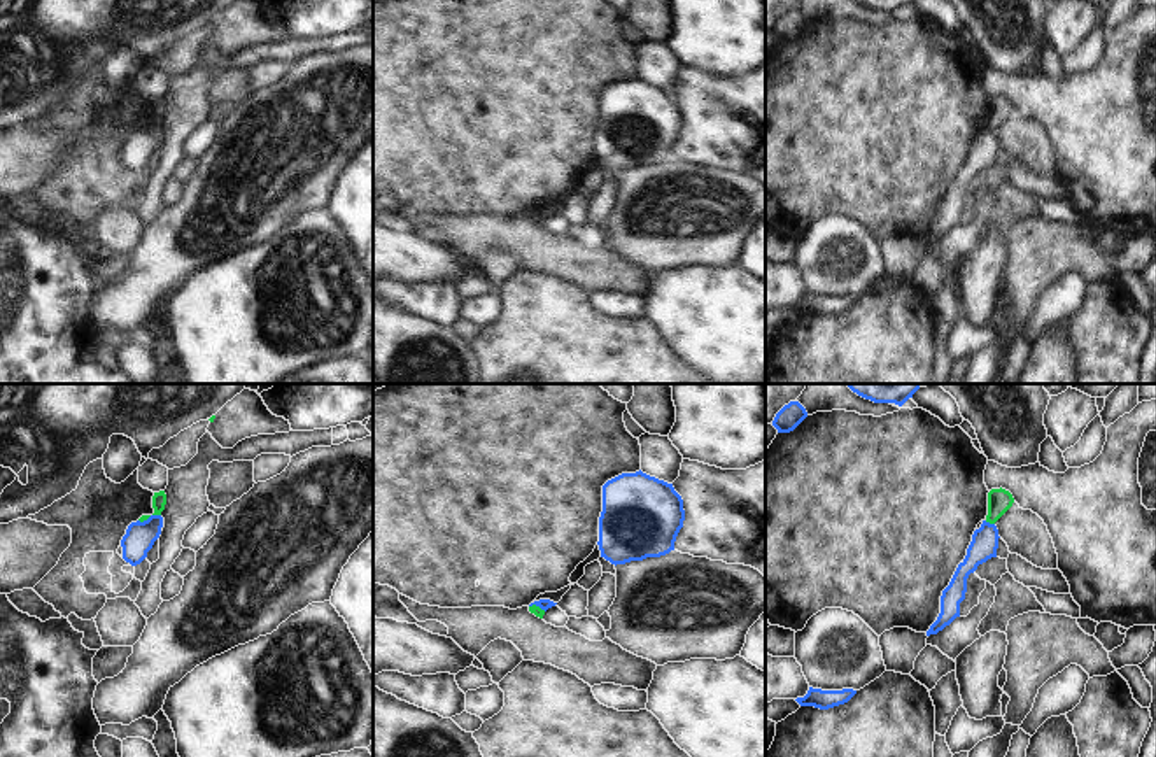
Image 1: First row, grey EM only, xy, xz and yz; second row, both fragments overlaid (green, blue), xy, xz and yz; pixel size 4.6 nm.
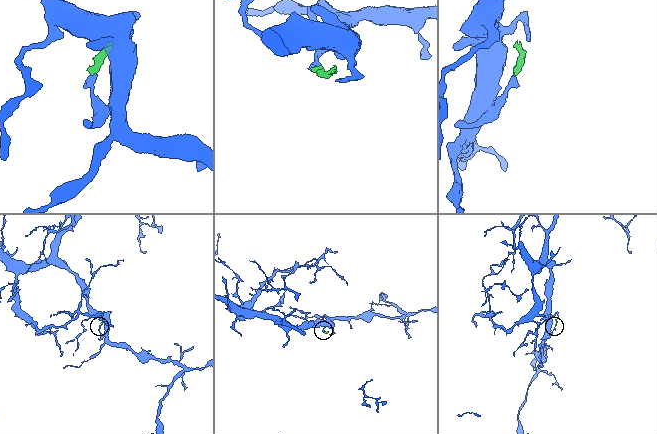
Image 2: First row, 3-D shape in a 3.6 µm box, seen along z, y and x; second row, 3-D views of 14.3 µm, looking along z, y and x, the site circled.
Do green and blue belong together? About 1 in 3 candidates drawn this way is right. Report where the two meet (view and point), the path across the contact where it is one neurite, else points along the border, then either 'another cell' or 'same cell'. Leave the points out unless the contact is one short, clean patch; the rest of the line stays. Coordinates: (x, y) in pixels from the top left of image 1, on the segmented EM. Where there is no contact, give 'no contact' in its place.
yz (990, 523) | along yz (985, 521), (993, 524) | another cell

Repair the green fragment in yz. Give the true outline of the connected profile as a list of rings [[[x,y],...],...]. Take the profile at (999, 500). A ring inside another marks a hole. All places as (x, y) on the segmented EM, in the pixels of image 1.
[[[991,489],[988,492],[988,515],[986,522],[995,524],[1014,503],[1014,498],[1005,489]]]

